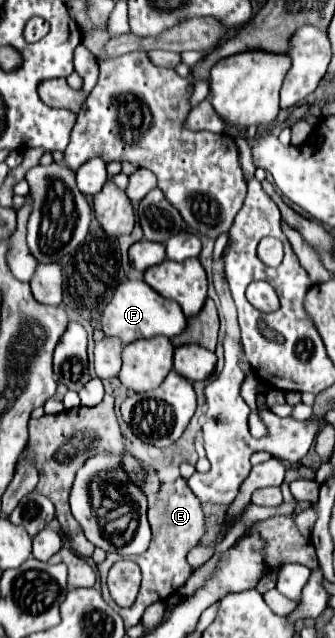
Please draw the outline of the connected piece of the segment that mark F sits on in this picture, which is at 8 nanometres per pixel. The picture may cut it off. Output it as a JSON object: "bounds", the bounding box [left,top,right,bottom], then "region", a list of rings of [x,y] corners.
{"bounds":[102,280,186,344],"region":[[[126,280],[116,290],[112,300],[102,312],[102,332],[106,336],[118,336],[124,344],[130,344],[138,338],[152,338],[152,336],[176,336],[186,328],[186,316],[182,308],[164,296],[158,296],[144,280]]]}

